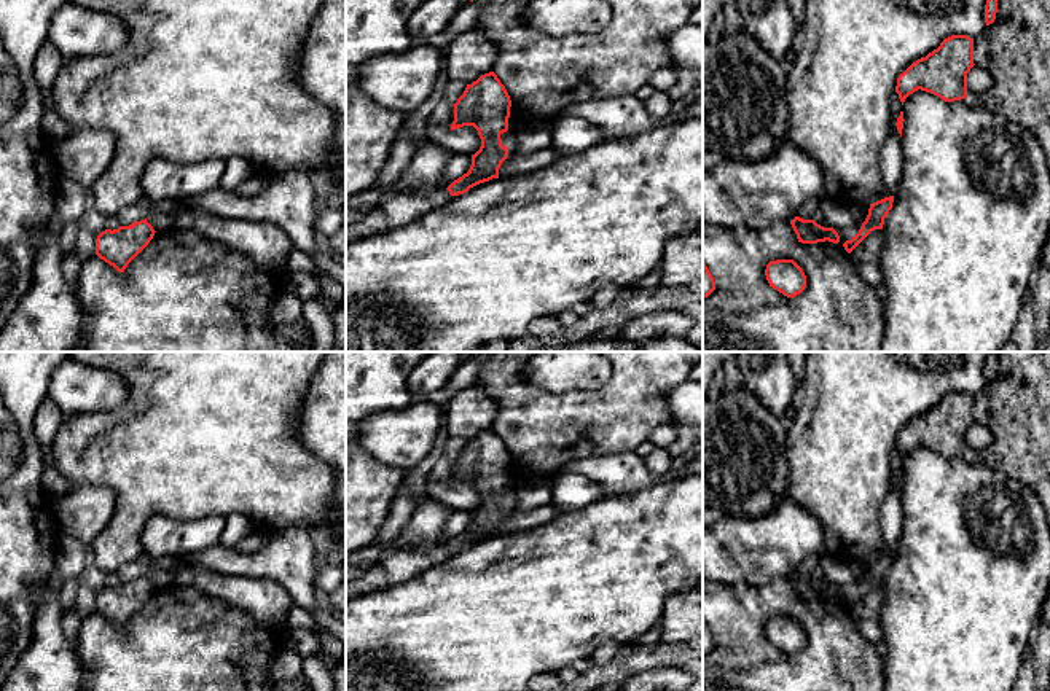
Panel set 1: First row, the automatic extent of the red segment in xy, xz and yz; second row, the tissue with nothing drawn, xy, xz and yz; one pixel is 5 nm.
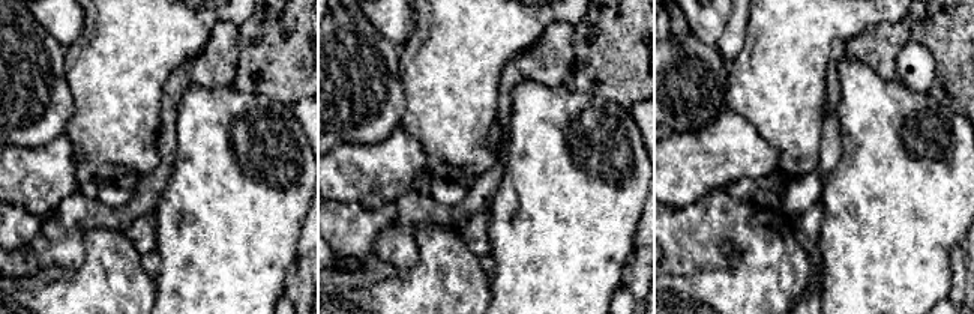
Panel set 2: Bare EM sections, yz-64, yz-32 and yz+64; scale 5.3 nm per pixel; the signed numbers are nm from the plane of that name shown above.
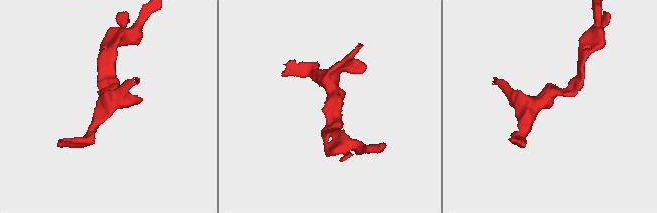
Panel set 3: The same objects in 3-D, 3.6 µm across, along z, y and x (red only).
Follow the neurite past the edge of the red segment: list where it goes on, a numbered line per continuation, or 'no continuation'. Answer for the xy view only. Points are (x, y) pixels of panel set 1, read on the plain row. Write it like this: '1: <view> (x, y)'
no continuation

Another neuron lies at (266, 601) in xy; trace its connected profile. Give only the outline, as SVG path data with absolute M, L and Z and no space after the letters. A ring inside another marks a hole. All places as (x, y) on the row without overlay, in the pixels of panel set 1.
M194 564L172 570L150 570L147 578L155 588L193 586L220 597L249 613L258 624L277 632L285 632L285 615L295 605L288 591L274 580L225 575Z

